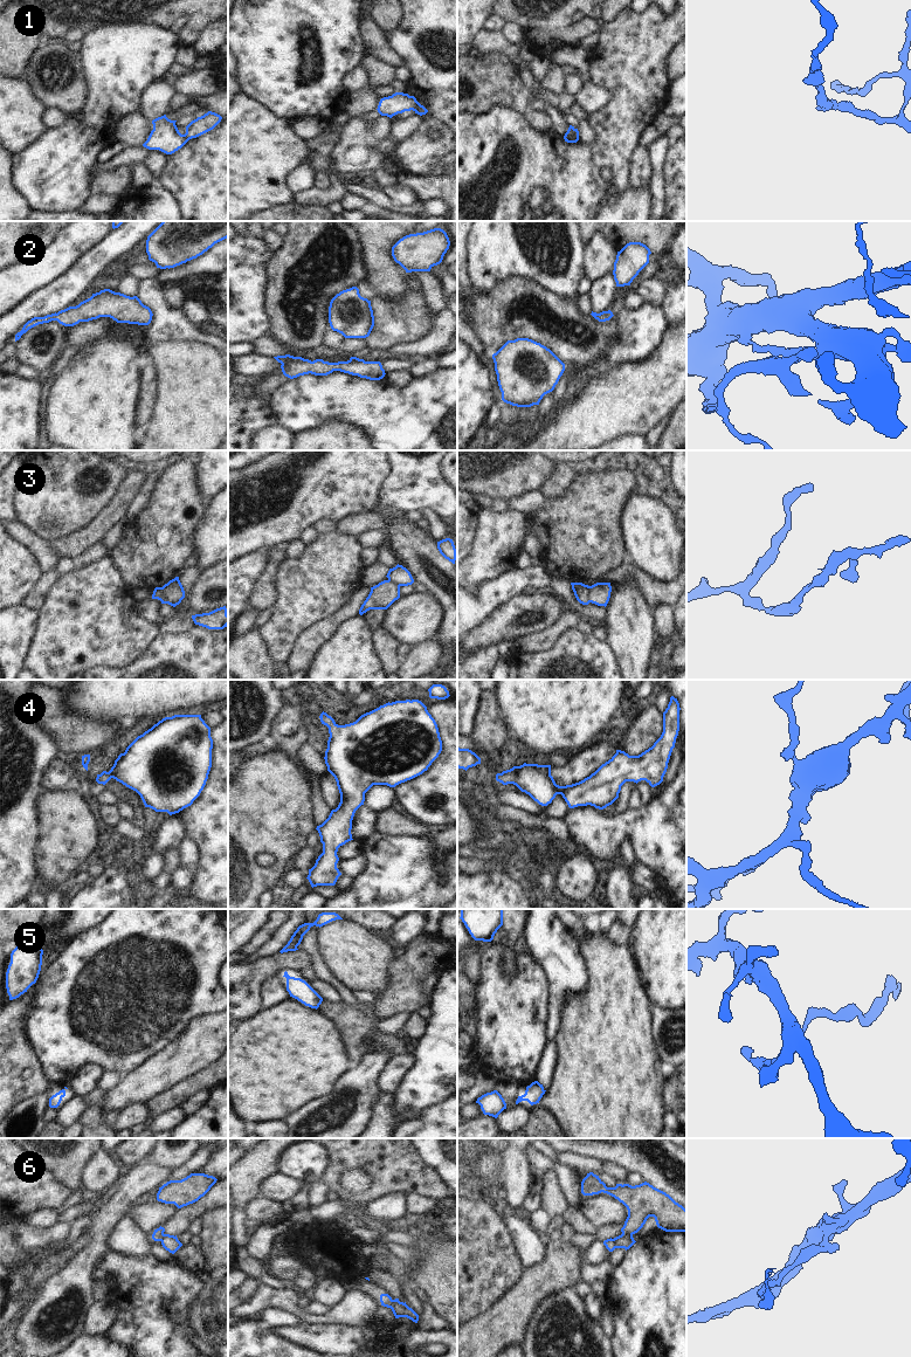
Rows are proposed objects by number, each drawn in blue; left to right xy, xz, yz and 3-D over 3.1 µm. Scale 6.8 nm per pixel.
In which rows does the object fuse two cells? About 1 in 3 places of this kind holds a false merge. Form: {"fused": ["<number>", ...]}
{"fused": ["1", "3", "6"]}

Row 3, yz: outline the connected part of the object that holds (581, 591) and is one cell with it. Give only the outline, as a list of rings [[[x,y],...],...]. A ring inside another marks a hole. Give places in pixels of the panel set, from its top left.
[[[571,583],[571,585],[577,600],[582,605],[588,605],[591,602],[591,586],[585,585],[582,583]]]

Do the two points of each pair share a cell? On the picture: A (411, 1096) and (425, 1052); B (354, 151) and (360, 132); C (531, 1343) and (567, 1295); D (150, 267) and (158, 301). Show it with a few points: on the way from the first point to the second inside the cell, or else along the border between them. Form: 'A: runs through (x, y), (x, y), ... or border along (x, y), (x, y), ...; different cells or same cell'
A: runs through (416, 1086), (425, 1077), (425, 1062); same cell
B: runs through (356, 146), (356, 137); same cell
C: runs through (537, 1330), (547, 1320), (547, 1309), (554, 1304); same cell
D: border along (153, 274), (139, 279); different cells

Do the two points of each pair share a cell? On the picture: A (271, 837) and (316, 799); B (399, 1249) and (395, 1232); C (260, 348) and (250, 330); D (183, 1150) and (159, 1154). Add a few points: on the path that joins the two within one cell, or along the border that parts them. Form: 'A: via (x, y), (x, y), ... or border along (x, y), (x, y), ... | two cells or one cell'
A: border along (304, 776), (310, 791), (310, 818), (316, 826) | two cells
B: border along (387, 1244), (395, 1242), (411, 1247) | two cells
C: border along (269, 335), (252, 342) | two cells
D: via (177, 1150), (165, 1154) | one cell

